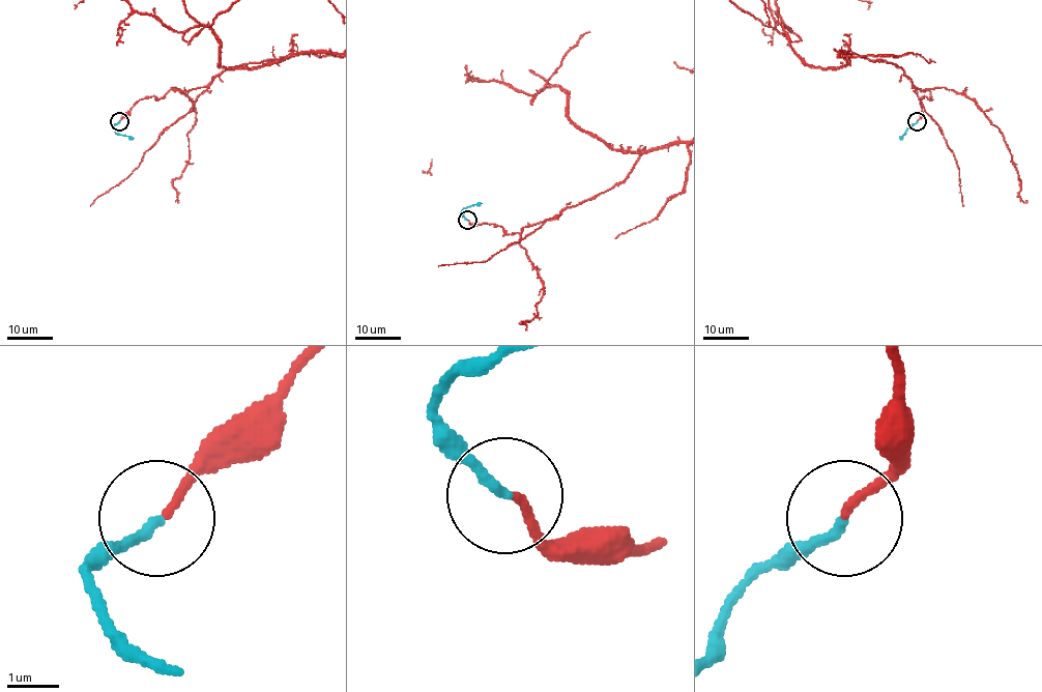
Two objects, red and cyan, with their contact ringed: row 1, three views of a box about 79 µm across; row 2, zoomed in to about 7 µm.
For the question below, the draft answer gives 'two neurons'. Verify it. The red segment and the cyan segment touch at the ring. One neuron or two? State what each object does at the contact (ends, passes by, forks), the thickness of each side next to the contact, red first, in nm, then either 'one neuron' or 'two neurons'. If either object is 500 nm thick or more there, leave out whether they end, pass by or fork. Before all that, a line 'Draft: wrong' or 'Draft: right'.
Draft: wrong
red ends; cyan ends; calibres 150 and 190 nm; one neuron

